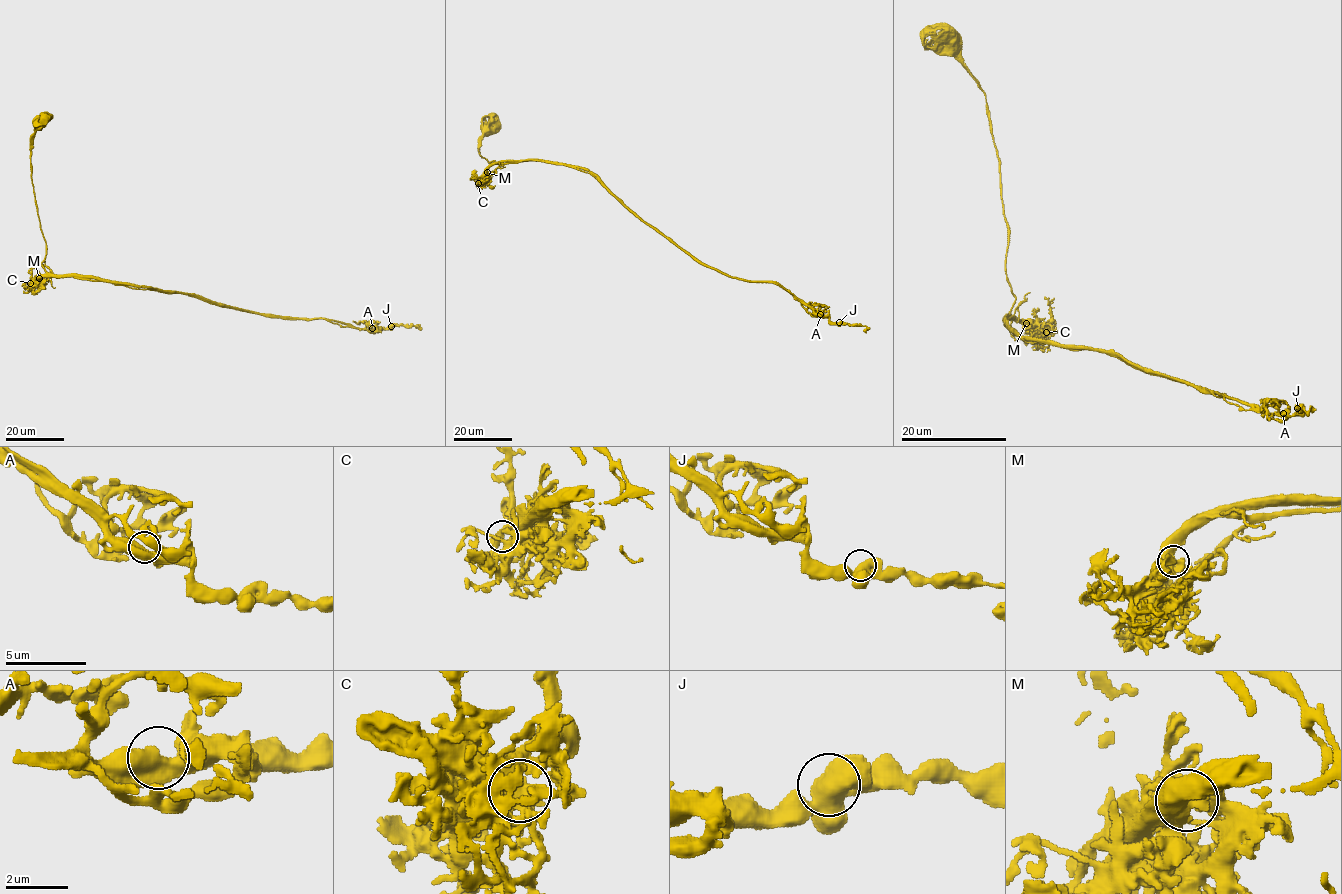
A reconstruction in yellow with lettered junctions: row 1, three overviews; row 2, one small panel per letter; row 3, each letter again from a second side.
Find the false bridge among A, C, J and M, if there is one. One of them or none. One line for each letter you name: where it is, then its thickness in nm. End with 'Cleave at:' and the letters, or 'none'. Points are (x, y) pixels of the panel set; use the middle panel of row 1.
A: place (820, 314); calibre 650 nm
Cleave at: A

